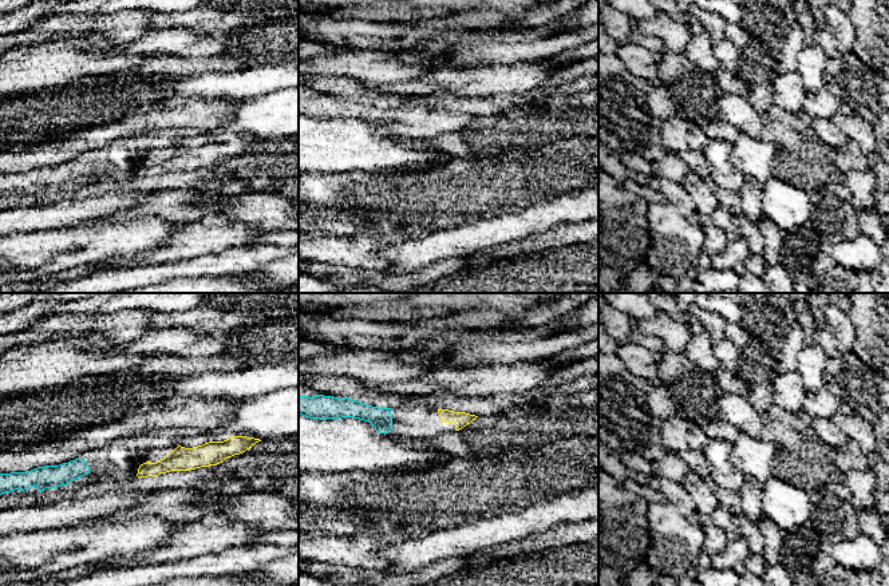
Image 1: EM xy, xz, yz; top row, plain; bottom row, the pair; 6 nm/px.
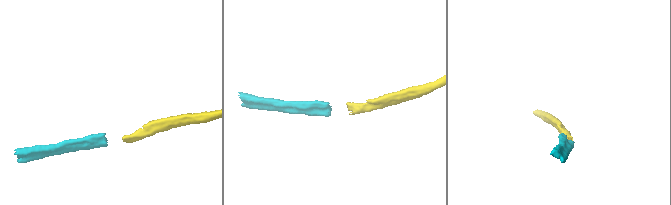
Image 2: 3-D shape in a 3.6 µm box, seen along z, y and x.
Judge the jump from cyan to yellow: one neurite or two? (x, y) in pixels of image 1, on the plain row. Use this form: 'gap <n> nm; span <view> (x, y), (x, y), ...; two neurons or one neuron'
gap 280 nm; span xz (391, 115), (438, 113); one neuron

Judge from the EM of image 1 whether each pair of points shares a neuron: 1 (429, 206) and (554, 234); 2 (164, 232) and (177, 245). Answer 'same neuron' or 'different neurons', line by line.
1: different neurons
2: different neurons

